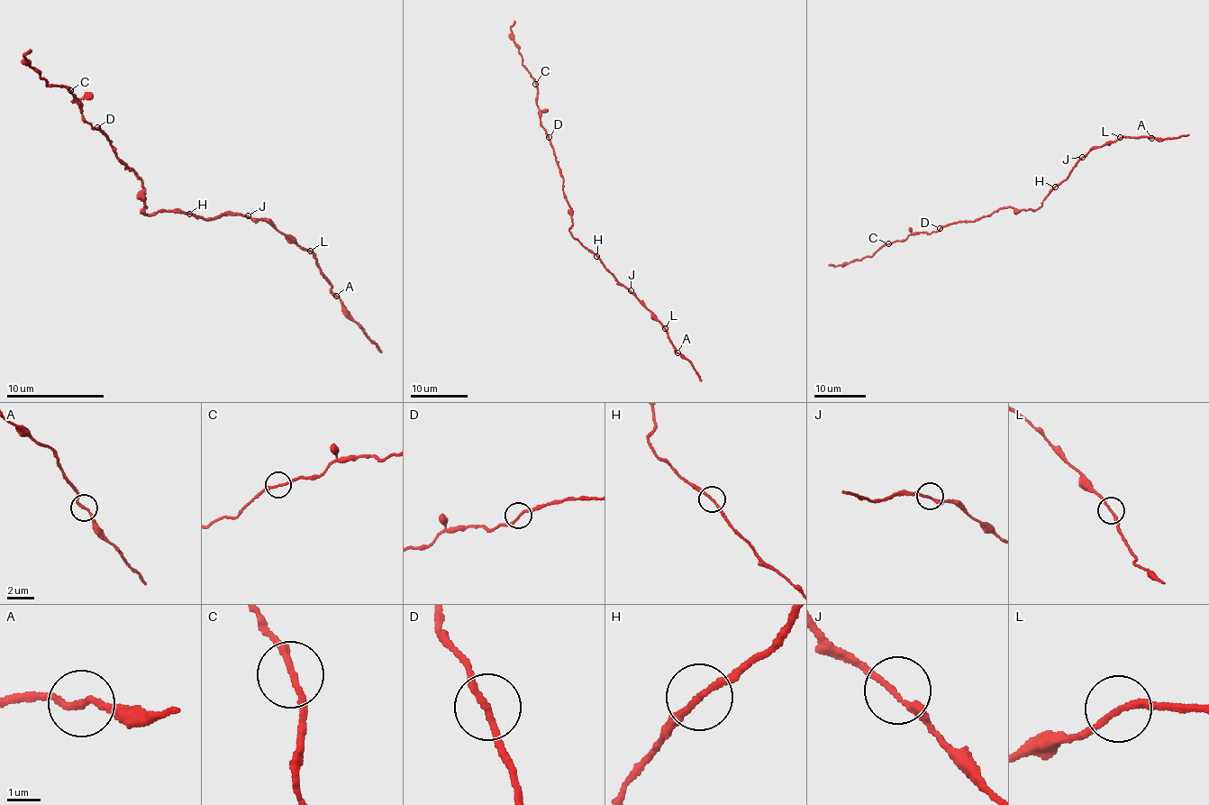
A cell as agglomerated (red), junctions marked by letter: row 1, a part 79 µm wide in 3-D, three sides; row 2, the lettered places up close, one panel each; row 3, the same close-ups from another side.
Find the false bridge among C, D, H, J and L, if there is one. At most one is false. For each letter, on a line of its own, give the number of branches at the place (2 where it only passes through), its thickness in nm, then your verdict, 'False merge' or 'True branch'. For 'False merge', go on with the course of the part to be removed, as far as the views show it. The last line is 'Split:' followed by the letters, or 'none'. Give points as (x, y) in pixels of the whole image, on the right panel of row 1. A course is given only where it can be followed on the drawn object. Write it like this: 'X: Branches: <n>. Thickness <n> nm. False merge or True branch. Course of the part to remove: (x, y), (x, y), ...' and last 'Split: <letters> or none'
C: Branches: 2. Thickness 180 nm. True branch
D: Branches: 2. Thickness 170 nm. True branch
H: Branches: 2. Thickness 170 nm. True branch
J: Branches: 2. Thickness 170 nm. True branch
L: Branches: 2. Thickness 170 nm. False merge. Course of the part to remove: (1121, 137), (1168, 139), (1189, 134)
Split: L

